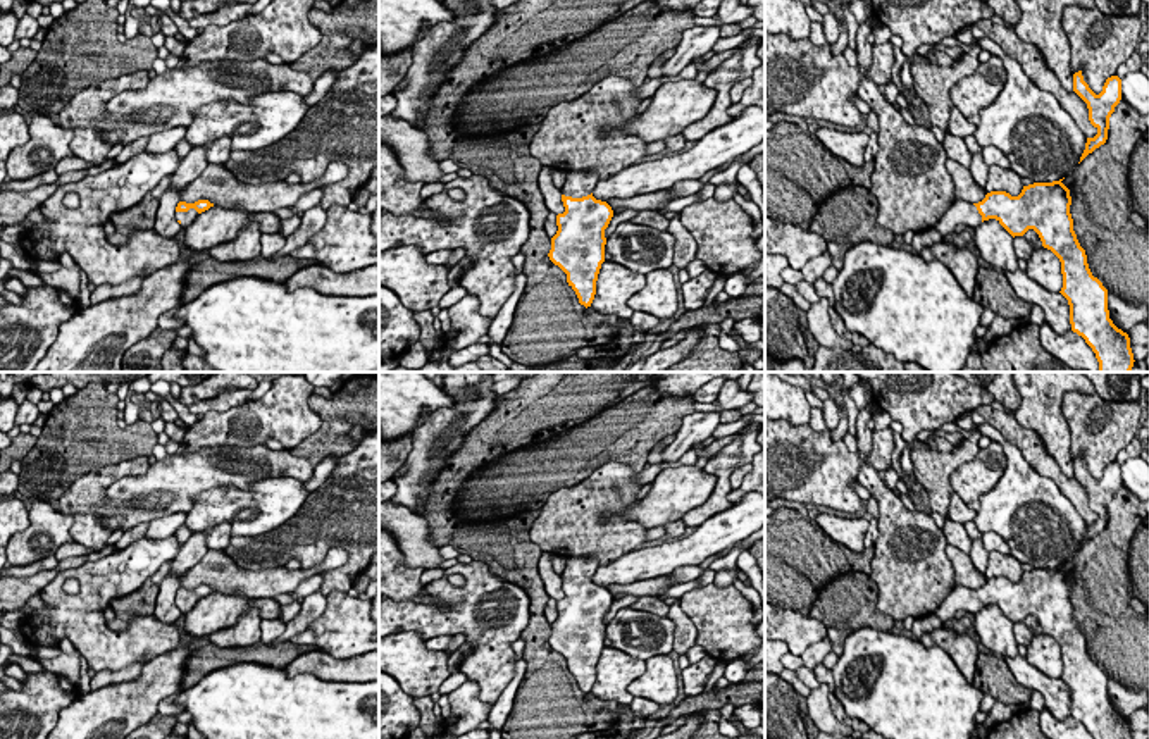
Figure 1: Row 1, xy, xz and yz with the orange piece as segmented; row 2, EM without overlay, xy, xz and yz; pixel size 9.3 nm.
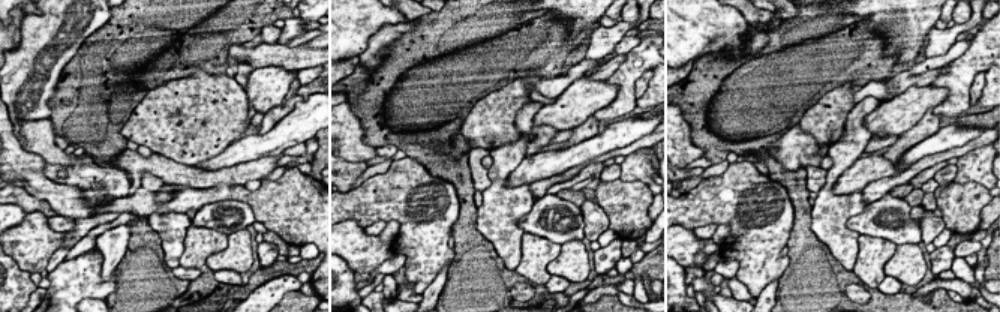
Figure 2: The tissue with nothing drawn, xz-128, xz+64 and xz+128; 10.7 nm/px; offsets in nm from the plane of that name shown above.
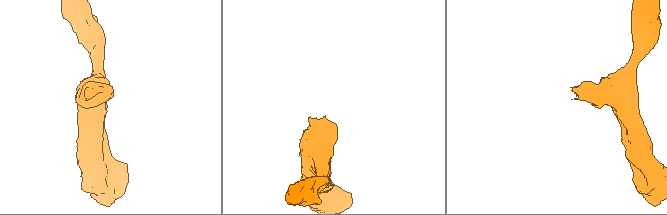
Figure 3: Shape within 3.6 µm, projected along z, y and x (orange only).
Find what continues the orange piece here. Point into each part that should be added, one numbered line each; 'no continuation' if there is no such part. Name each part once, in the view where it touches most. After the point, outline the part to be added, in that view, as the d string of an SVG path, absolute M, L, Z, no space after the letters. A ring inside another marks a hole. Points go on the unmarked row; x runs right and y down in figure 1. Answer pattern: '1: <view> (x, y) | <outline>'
1: xz (579, 569) | M570 556L567 558L565 570L562 574L562 581L572 584L582 584L593 579L599 563L594 558L586 556Z

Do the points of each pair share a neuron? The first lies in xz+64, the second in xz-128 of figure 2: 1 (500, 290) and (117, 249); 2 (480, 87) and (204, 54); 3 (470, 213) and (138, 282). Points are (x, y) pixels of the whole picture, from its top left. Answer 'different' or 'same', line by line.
1: different
2: same
3: same

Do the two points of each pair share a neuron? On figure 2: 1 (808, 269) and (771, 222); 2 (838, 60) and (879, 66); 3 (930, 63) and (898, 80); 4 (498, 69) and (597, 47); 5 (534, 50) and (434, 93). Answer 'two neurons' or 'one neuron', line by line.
1: two neurons
2: one neuron
3: two neurons
4: two neurons
5: one neuron

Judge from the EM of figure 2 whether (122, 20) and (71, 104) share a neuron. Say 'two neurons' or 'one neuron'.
one neuron

